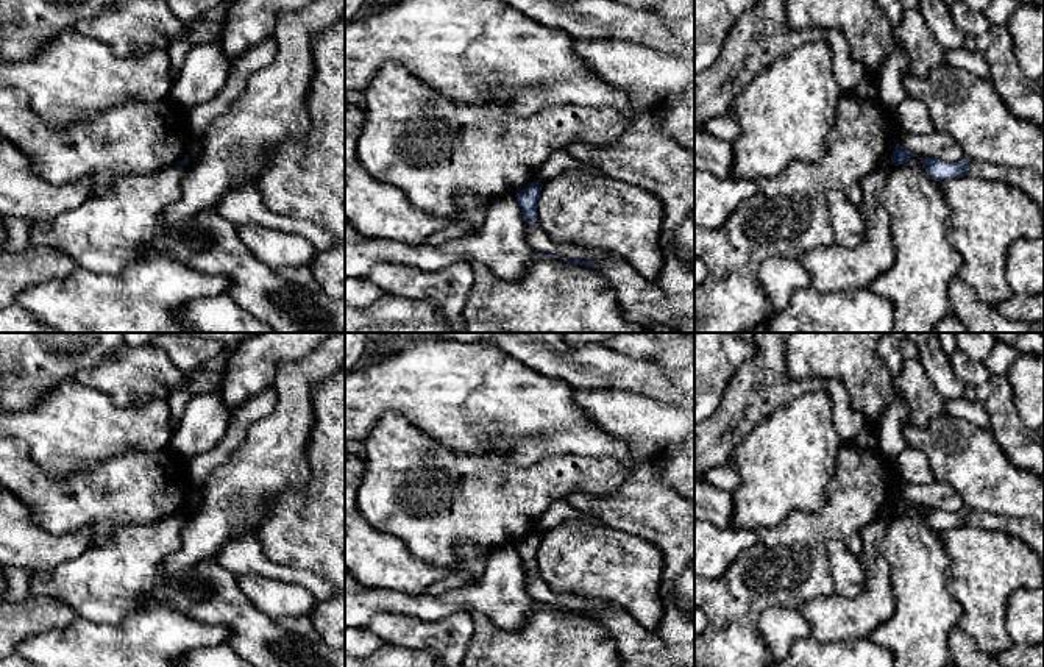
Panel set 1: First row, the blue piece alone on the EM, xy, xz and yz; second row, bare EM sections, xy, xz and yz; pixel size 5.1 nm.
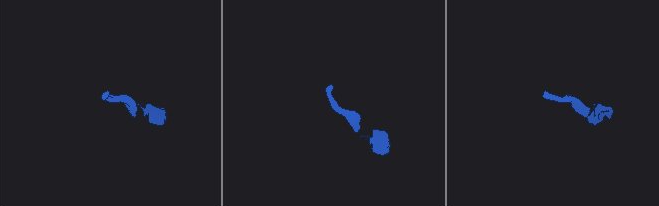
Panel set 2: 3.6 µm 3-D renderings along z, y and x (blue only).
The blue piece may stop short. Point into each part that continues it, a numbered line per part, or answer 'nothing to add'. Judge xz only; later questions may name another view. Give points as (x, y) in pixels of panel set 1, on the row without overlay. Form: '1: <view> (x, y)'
nothing to add

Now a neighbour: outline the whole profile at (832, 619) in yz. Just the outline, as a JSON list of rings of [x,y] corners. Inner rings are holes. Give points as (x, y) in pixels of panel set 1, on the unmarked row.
[[[879,515],[860,531],[863,544],[863,589],[852,598],[836,594],[818,597],[801,605],[799,612],[807,620],[811,636],[822,642],[868,639],[894,612],[891,569],[877,544],[883,539],[890,515]]]

